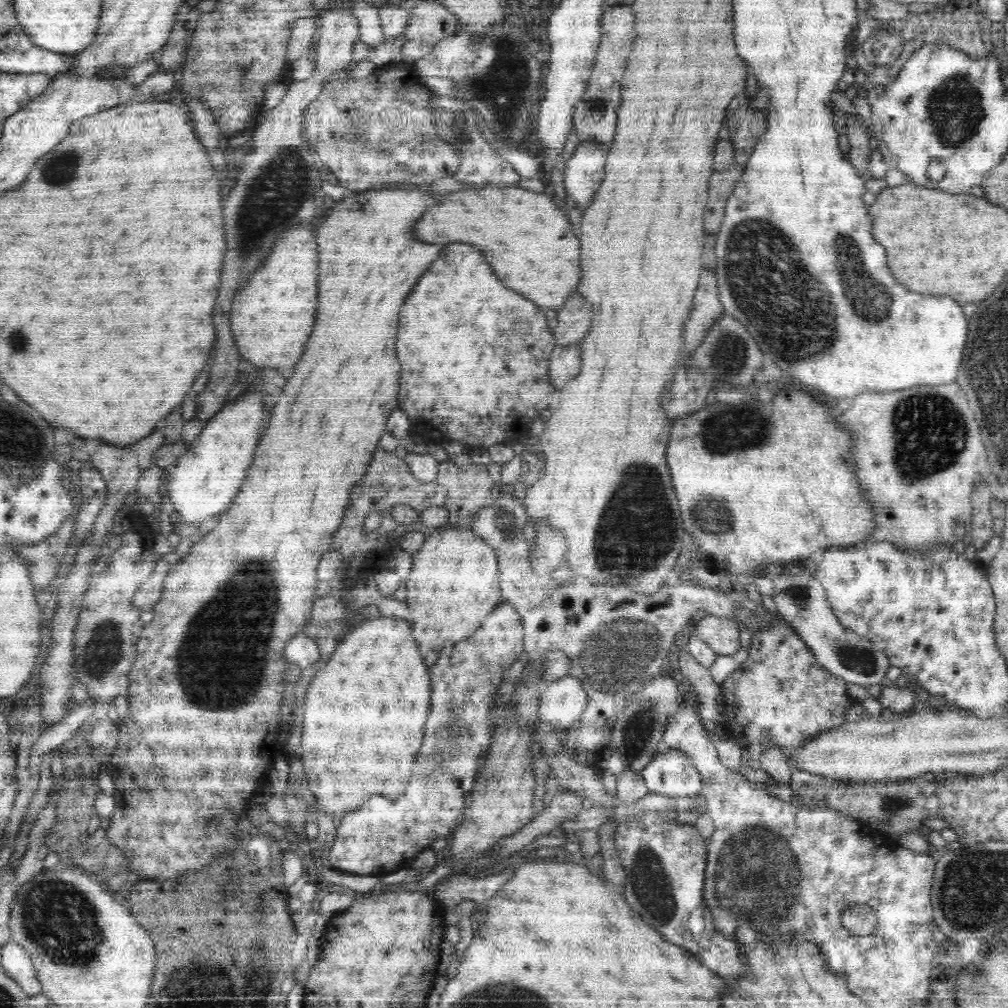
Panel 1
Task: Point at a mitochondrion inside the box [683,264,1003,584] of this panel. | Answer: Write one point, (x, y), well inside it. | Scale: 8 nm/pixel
(930, 431)

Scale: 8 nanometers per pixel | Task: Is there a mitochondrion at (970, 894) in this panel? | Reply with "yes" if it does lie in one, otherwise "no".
yes

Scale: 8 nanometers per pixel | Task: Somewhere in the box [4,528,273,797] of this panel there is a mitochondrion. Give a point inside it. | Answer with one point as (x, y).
(103, 651)

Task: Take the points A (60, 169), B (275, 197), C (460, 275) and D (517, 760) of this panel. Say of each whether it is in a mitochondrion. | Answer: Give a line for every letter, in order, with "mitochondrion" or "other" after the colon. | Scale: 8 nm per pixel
A: mitochondrion
B: mitochondrion
C: other
D: other

